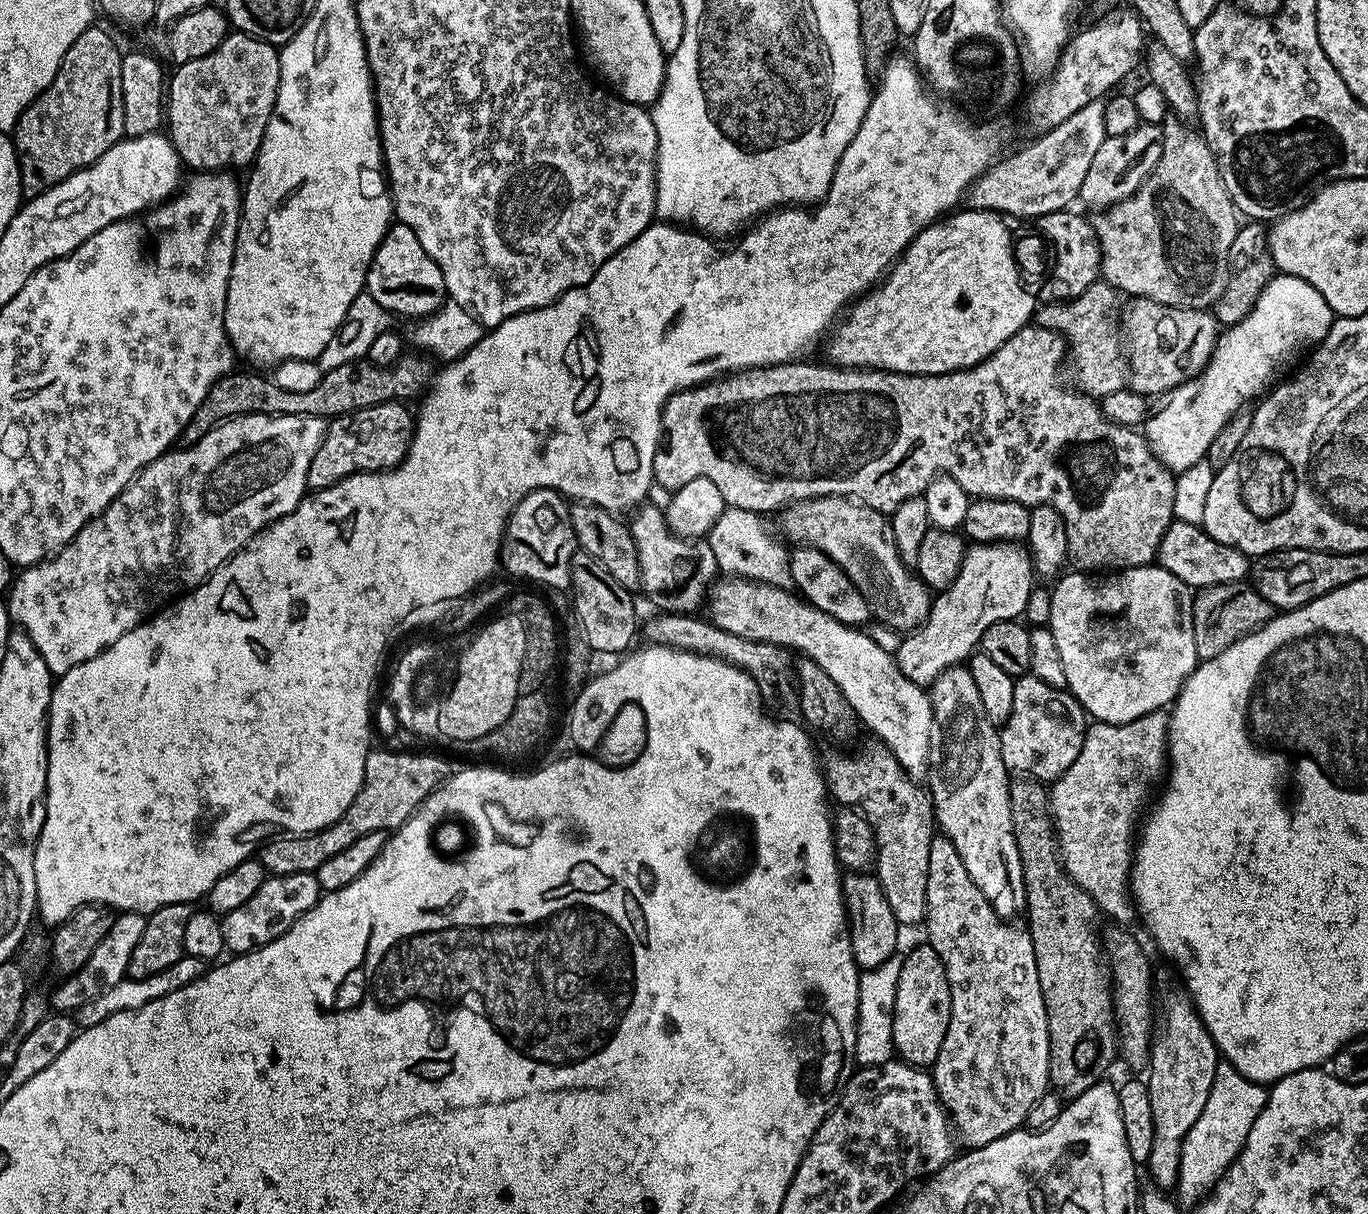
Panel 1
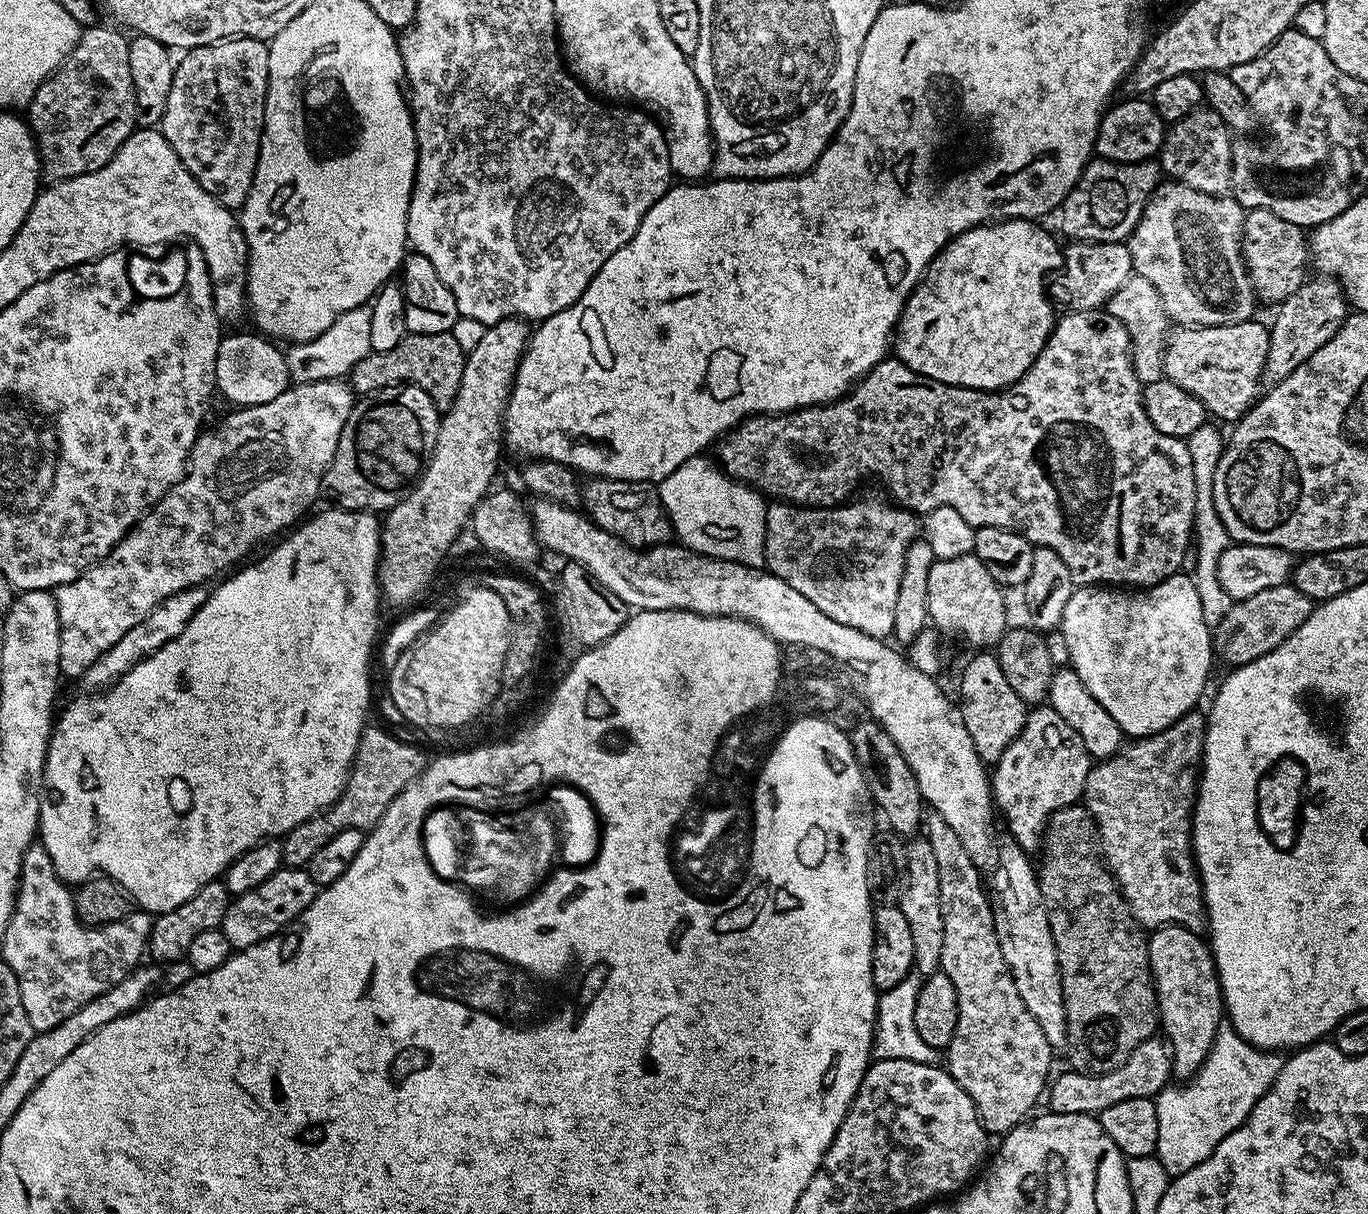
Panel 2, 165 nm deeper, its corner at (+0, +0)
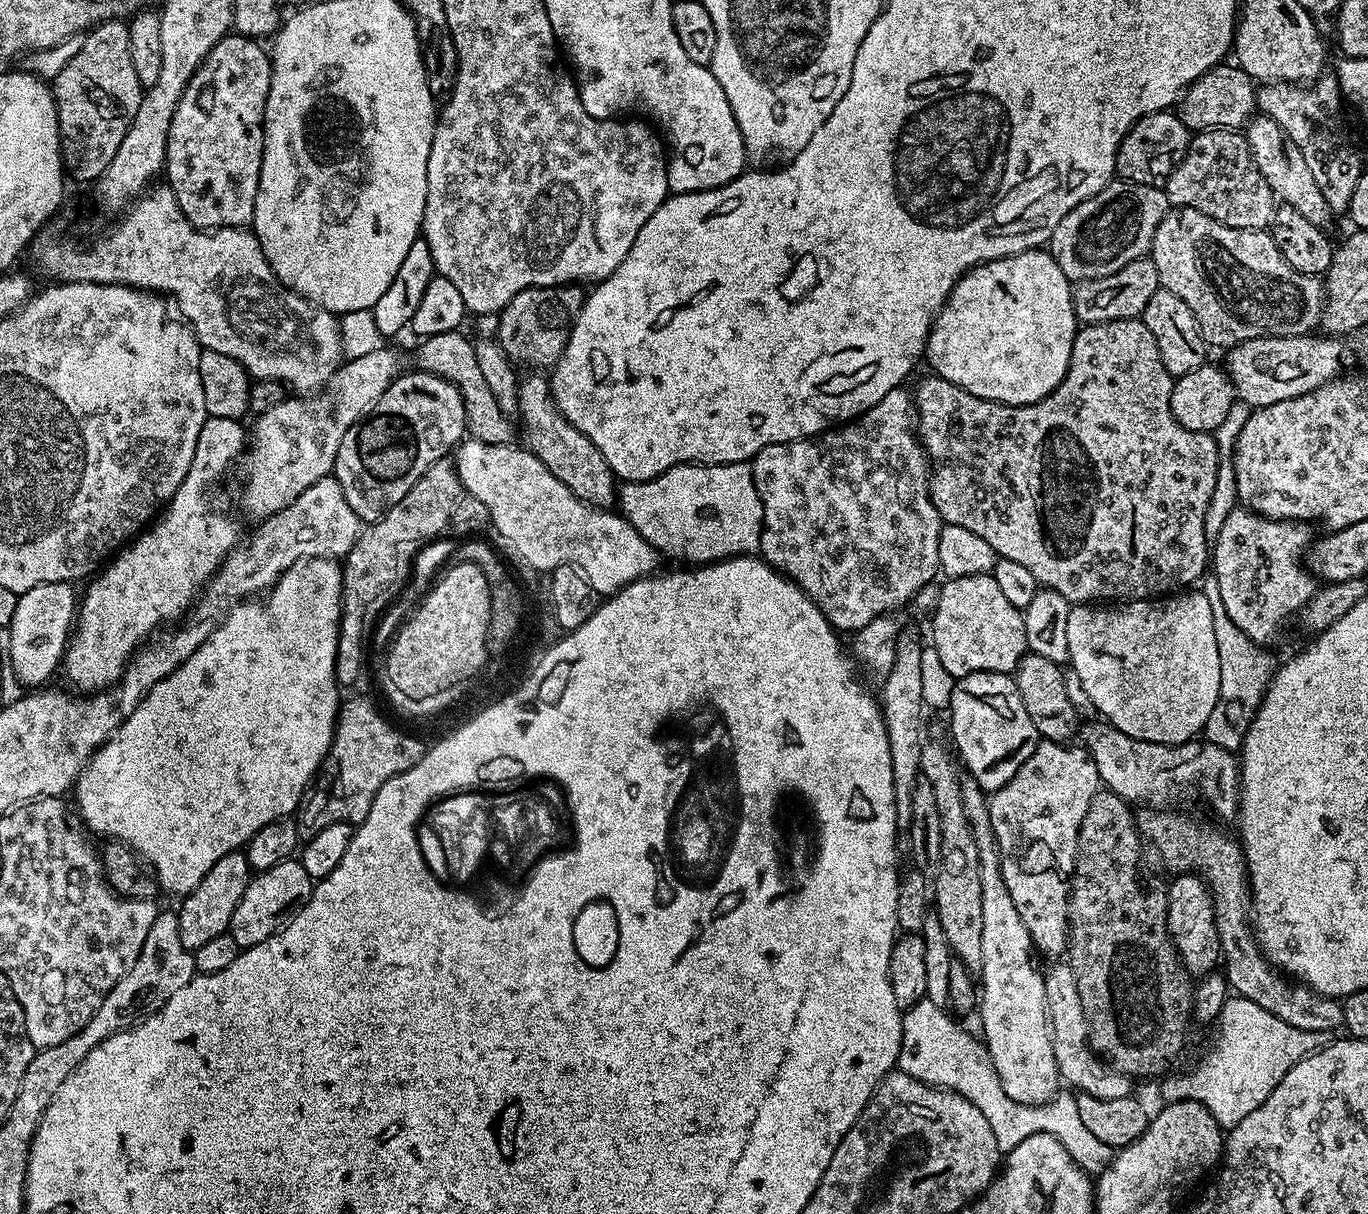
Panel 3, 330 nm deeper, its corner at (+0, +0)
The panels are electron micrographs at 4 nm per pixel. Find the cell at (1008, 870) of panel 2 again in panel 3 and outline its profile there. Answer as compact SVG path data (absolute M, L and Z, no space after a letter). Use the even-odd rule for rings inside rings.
M1066 962L1056 964L1044 972L1046 986L1046 1010L1052 1024L1052 1041L1054 1042L1054 1062L1058 1062L1060 1079L1069 1089L1077 1093L1085 1092L1094 1098L1126 1098L1132 1096L1133 1082L1127 1075L1117 1072L1111 1063L1103 1064L1092 1053L1088 1045L1090 1033L1086 1014L1082 1010L1082 998L1078 995L1078 982L1074 970Z

